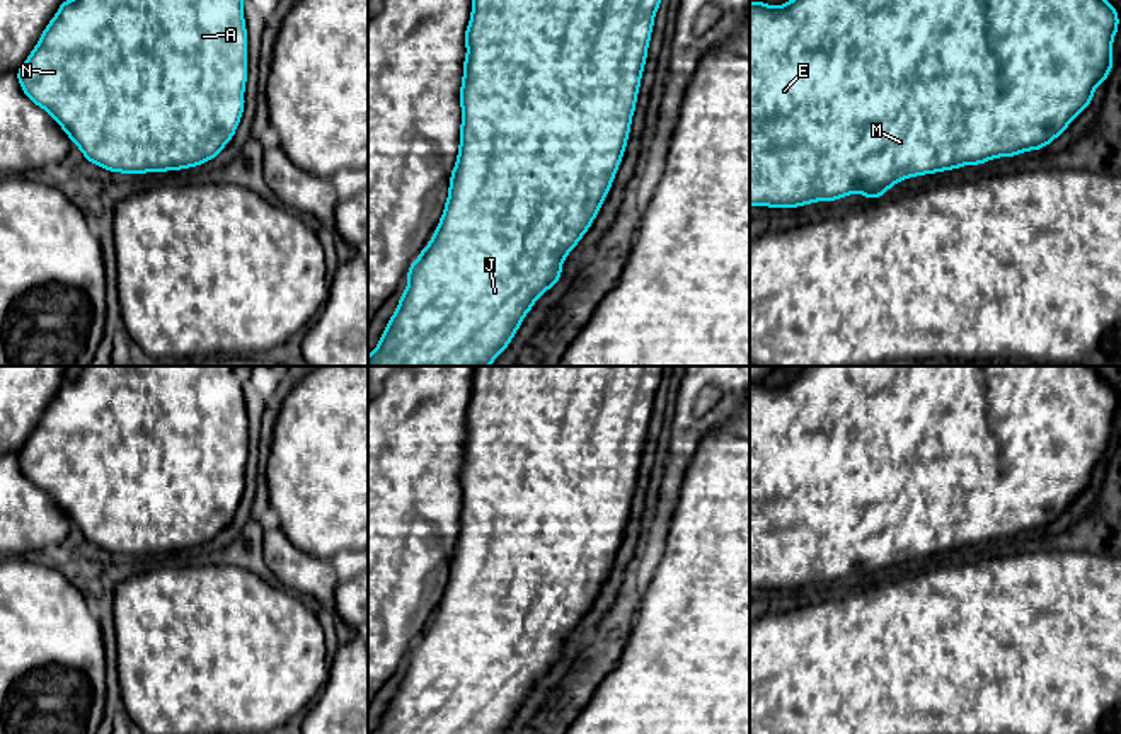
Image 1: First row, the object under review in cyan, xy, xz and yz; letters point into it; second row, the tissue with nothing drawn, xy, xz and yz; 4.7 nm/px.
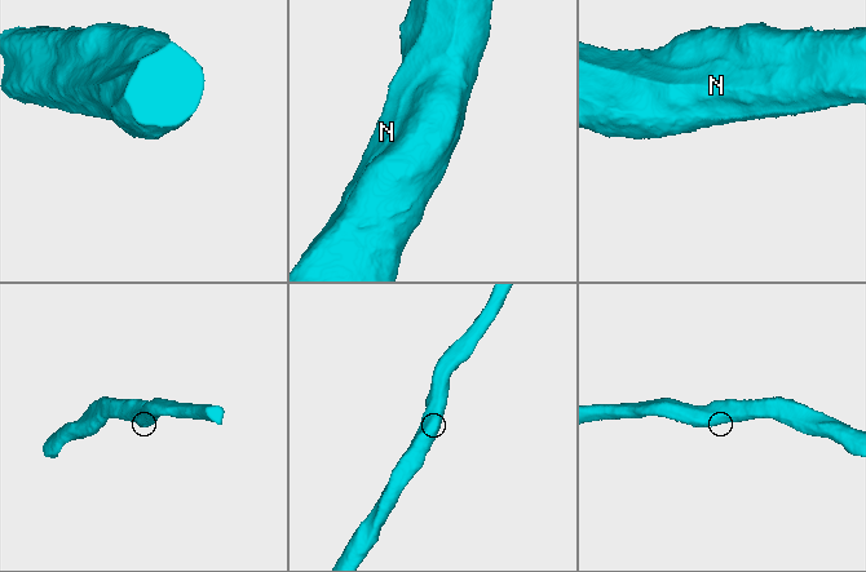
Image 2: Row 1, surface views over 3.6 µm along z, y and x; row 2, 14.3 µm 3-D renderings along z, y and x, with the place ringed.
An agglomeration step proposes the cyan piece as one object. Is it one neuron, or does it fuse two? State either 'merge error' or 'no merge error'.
no merge error

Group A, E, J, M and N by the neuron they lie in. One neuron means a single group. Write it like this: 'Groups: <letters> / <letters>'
Groups: A E J M N

